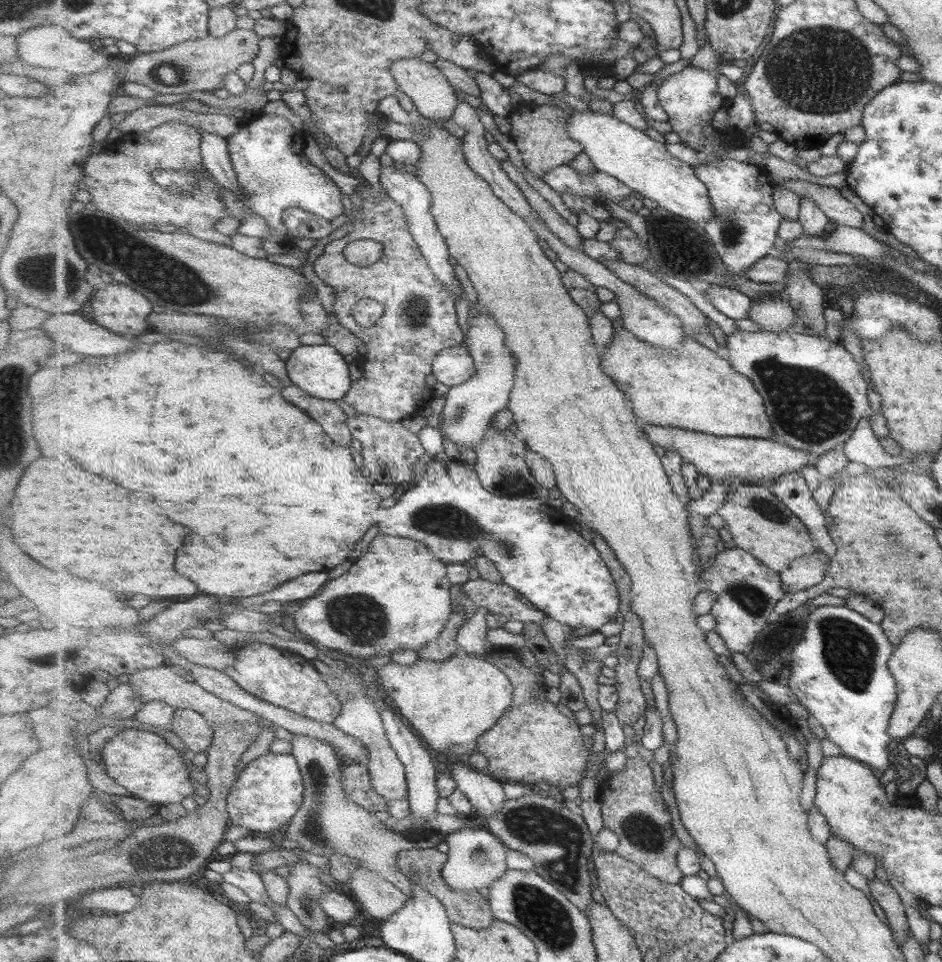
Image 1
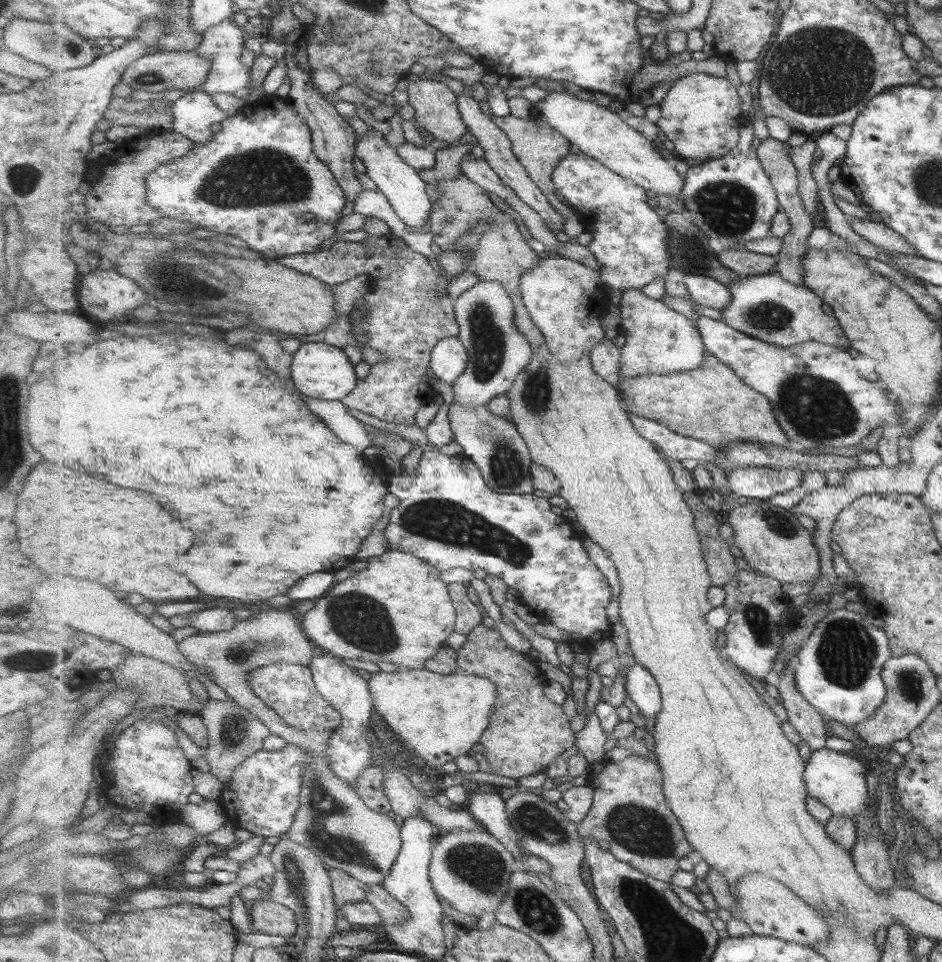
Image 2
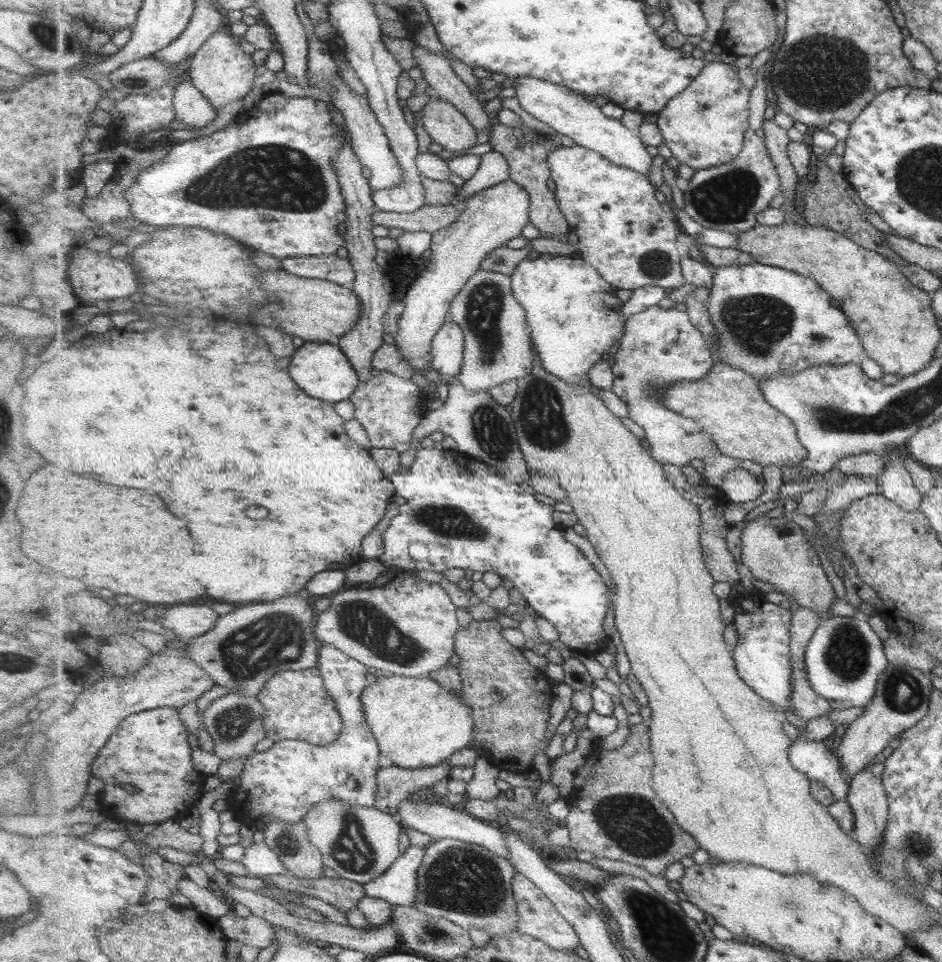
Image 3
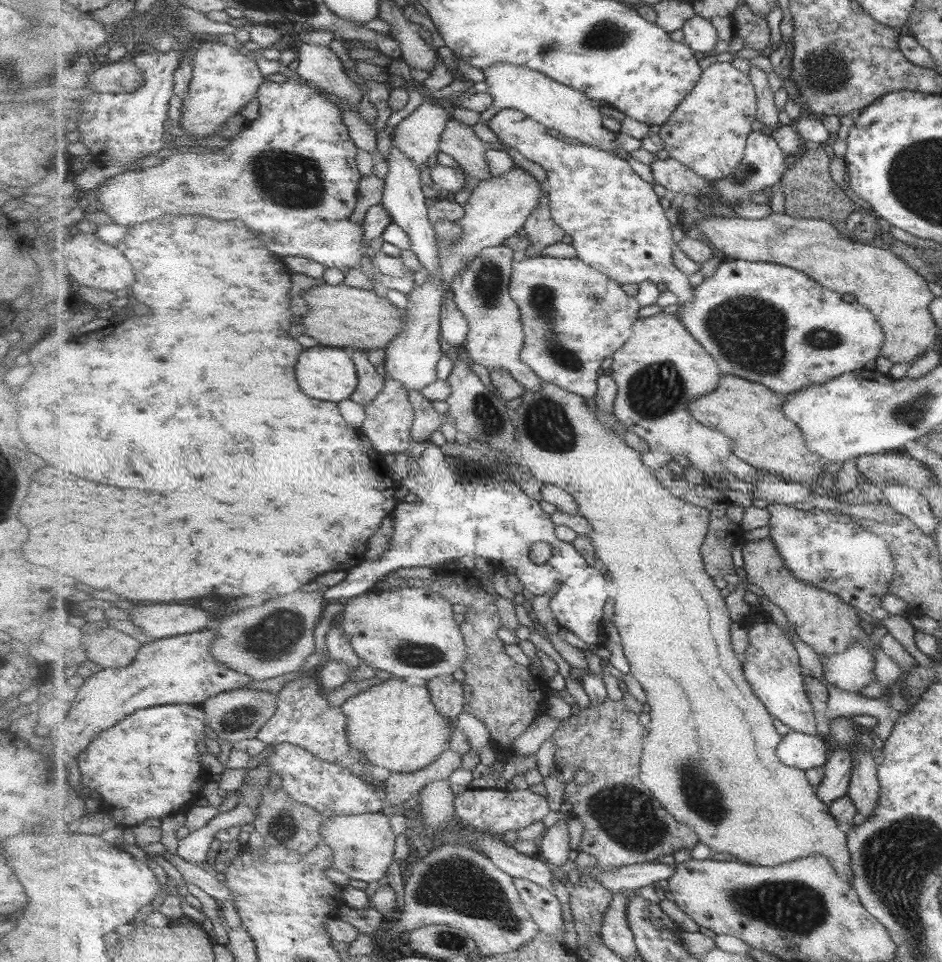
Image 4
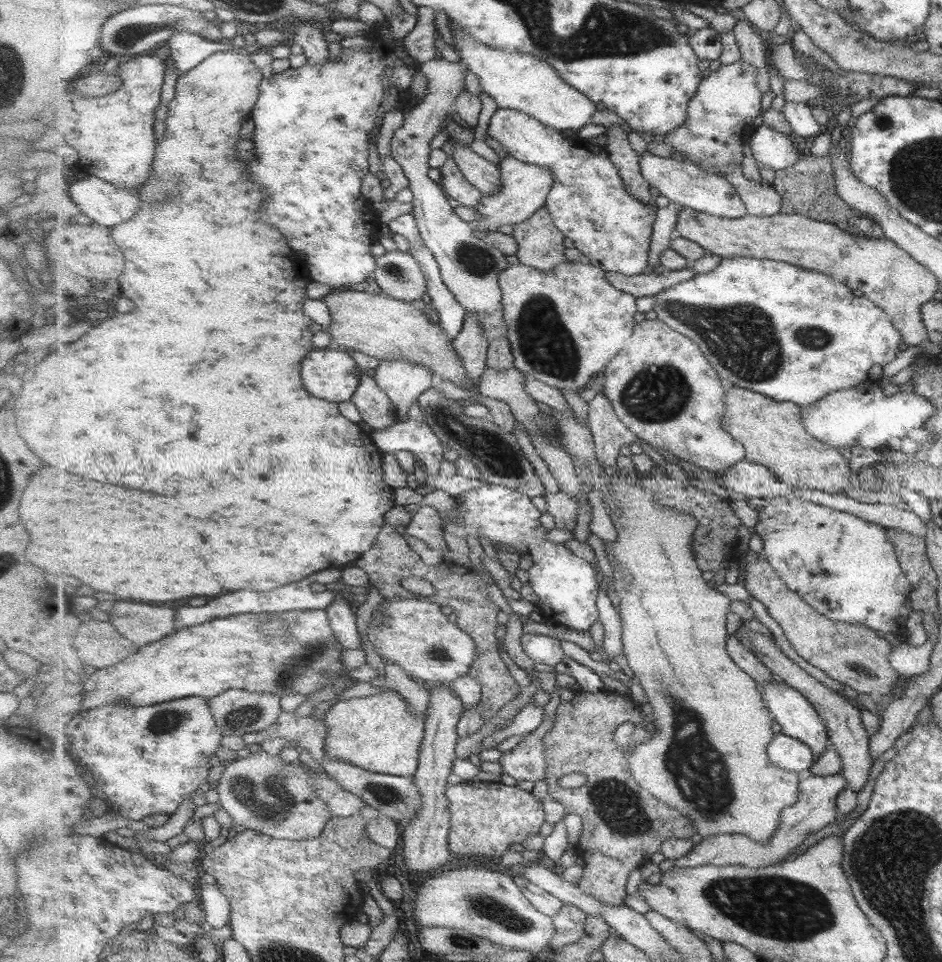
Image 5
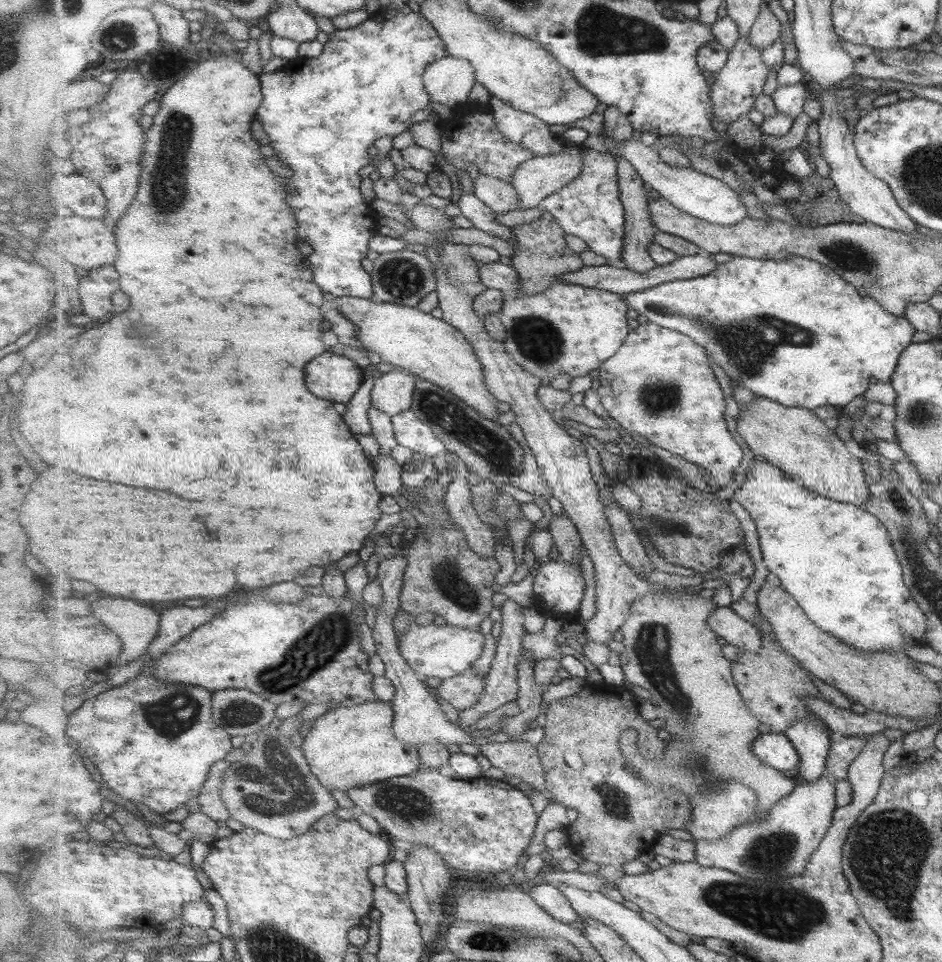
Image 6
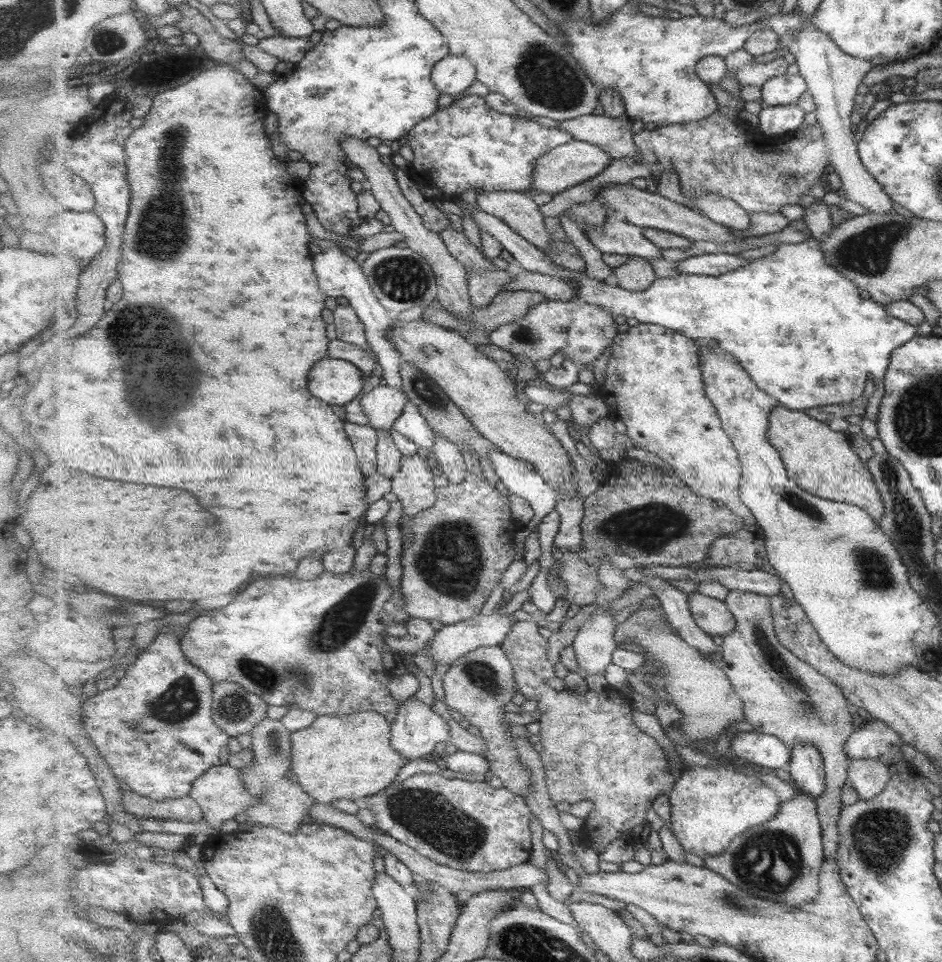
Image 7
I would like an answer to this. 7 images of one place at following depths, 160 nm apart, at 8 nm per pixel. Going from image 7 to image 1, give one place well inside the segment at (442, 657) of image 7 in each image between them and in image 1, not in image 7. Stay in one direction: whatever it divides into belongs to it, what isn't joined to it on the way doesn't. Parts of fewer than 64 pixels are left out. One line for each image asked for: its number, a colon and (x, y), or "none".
1: (397, 596)
2: (398, 610)
3: (402, 625)
4: (412, 631)
5: (415, 633)
6: (443, 651)

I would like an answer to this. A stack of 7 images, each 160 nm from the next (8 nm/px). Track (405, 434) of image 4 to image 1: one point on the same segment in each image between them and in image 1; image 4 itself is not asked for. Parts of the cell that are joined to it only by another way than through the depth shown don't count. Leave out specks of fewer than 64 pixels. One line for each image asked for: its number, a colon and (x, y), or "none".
1: (420, 320)
2: (407, 316)
3: (390, 409)

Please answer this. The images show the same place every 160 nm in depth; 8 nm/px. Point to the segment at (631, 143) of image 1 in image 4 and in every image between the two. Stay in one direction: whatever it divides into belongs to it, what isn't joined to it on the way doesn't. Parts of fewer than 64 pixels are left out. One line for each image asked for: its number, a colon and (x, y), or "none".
2: (597, 131)
3: (567, 112)
4: (557, 106)

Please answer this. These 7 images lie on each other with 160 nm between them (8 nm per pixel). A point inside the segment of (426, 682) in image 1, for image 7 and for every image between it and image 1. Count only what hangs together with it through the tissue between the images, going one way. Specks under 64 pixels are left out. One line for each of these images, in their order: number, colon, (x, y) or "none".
2: (437, 717)
3: (418, 723)
4: (396, 726)
5: (378, 733)
6: (349, 746)
7: (352, 757)

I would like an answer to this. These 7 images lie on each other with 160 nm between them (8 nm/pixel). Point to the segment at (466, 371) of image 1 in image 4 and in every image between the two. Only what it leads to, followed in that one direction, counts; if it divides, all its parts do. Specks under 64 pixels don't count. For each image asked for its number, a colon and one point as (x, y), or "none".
2: (449, 358)
3: (447, 355)
4: (456, 327)

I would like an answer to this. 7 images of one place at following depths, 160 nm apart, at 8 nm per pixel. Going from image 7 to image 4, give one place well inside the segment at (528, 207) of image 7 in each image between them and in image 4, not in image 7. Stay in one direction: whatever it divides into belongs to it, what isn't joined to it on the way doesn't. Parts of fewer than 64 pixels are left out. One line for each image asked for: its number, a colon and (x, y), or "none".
4: (459, 141)
5: (485, 175)
6: (502, 197)

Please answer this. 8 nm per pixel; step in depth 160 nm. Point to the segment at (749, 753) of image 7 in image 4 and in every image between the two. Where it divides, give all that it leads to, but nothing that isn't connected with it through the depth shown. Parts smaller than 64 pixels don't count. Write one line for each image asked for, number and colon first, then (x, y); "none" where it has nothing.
4: (799, 750)
5: (791, 754)
6: (776, 749)

